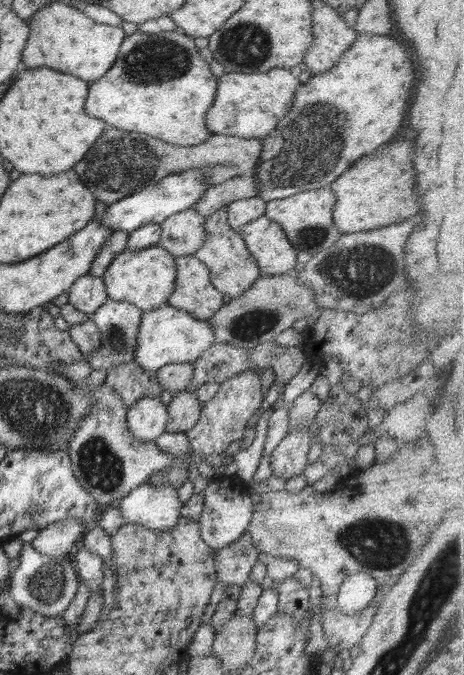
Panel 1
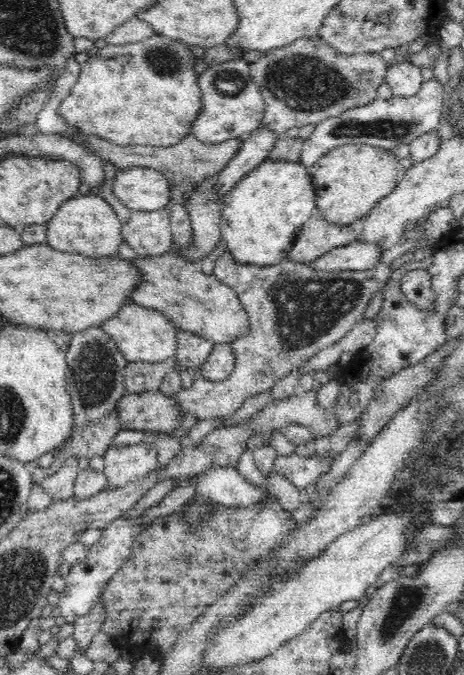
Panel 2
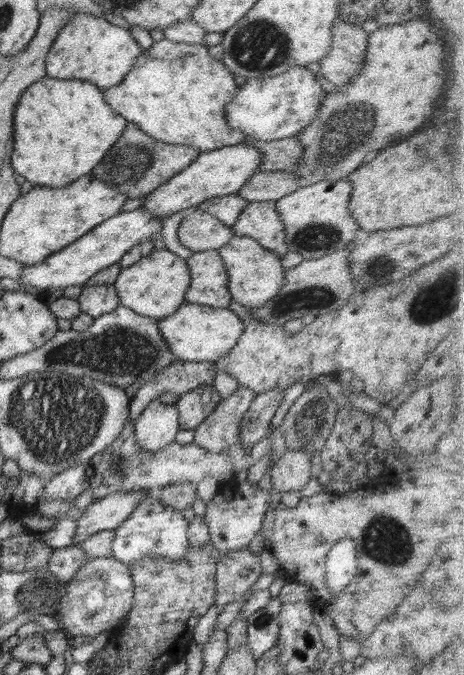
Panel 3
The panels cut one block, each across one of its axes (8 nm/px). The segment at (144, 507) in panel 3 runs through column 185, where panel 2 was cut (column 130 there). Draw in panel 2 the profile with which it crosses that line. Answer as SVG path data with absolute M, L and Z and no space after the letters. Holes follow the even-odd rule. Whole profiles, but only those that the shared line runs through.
M126 514L113 520L105 529L99 542L90 547L90 552L82 564L71 566L65 576L65 587L60 592L59 607L66 622L73 624L78 618L88 614L103 598L103 592L112 576L124 567L132 555L136 537L144 528L140 527L140 518L128 518Z

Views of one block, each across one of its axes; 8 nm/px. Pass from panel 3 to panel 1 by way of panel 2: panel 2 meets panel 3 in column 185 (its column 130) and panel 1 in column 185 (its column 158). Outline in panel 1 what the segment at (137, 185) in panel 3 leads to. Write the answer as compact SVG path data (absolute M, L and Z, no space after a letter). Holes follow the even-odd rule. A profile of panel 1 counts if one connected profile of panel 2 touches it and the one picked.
M105 126L105 131L80 160L74 170L80 182L92 191L98 201L107 206L132 196L149 186L154 186L161 178L180 174L185 170L205 170L208 187L216 186L239 174L252 172L259 161L263 149L262 139L240 138L226 134L212 134L204 142L194 146L176 146L158 138L126 130L115 126Z

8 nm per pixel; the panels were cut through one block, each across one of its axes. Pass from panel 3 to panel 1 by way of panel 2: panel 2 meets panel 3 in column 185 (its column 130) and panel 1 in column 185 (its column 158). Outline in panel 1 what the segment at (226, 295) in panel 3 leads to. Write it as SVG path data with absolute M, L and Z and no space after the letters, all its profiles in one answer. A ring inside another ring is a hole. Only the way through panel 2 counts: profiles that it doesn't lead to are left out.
M193 254L175 257L175 263L175 285L172 294L168 297L167 303L178 309L185 310L194 318L209 320L209 318L214 316L216 311L224 304L224 294L216 290L215 286L212 286L208 267Z

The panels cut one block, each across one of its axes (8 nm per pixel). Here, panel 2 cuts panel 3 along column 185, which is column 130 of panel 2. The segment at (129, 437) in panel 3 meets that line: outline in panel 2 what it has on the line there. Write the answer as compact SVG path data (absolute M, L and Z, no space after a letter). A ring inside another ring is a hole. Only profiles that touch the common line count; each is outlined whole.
M146 444L113 446L104 456L104 473L112 488L121 488L160 468L157 451Z

